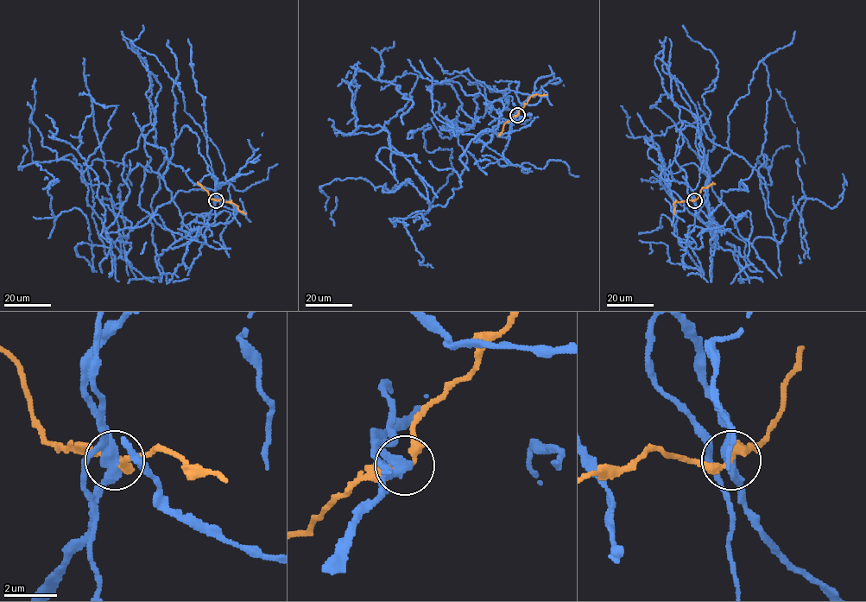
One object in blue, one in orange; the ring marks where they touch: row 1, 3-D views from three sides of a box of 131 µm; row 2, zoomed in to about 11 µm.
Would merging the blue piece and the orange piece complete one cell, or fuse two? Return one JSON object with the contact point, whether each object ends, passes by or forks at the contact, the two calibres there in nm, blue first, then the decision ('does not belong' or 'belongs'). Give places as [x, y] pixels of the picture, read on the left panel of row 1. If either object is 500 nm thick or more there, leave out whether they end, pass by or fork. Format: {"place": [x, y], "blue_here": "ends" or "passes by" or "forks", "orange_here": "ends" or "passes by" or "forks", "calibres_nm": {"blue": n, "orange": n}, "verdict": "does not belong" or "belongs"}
{"place": [216, 200], "blue_here": "passes by", "orange_here": "passes by", "calibres_nm": {"blue": 360, "orange": 190}, "verdict": "does not belong"}

